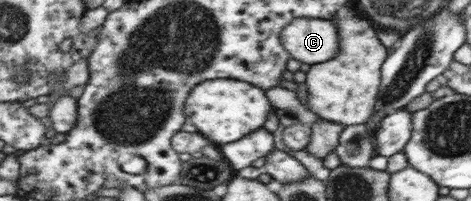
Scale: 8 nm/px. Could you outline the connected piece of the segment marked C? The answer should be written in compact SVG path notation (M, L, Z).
M295 19L283 28L279 39L293 60L309 65L327 62L338 54L341 46L333 19Z

